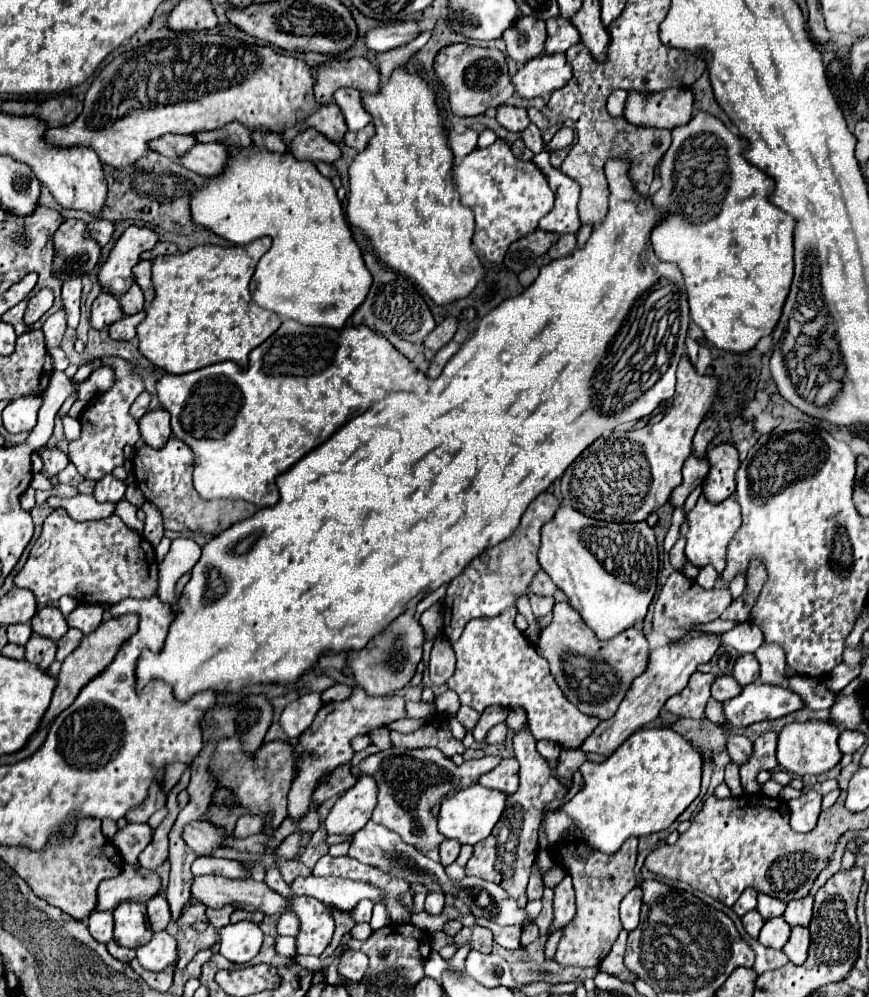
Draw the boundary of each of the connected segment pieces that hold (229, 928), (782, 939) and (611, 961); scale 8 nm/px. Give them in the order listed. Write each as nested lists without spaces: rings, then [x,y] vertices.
[[[239,921],[235,925],[225,925],[221,931],[219,953],[233,963],[249,963],[263,945],[263,931],[253,921]]]
[[[777,917],[777,919],[769,919],[763,925],[763,929],[759,933],[759,941],[767,947],[783,949],[783,945],[789,941],[789,935],[791,935],[789,923],[785,923],[783,917]]]
[[[625,929],[619,933],[615,945],[611,947],[611,951],[605,957],[605,961],[599,965],[601,971],[607,971],[607,973],[619,977],[621,981],[633,981],[635,979],[635,975],[631,971],[627,971],[625,965],[623,965],[623,955],[625,955],[625,945],[627,945],[628,935],[629,933]]]

